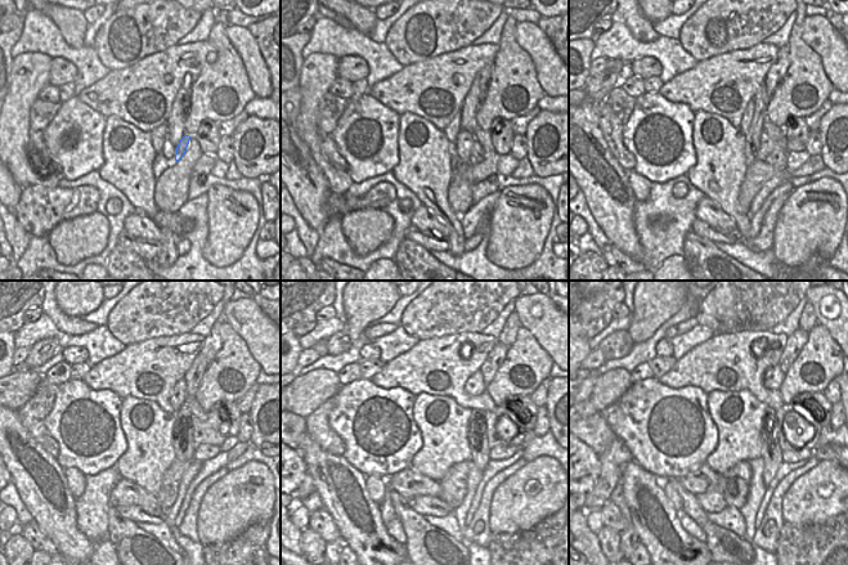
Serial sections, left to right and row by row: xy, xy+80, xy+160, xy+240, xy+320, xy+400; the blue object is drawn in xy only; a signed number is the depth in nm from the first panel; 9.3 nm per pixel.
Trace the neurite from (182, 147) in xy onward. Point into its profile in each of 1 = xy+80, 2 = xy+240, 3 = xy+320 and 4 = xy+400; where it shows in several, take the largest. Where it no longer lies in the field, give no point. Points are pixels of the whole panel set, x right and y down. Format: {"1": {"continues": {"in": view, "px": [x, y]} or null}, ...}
{"1": {"continues": {"in": "xy+80", "px": [478, 155]}}, "2": {"continues": {"in": "xy+240", "px": [203, 452]}}, "3": {"continues": {"in": "xy+320", "px": [496, 453]}}, "4": {"continues": {"in": "xy+400", "px": [799, 454]}}}

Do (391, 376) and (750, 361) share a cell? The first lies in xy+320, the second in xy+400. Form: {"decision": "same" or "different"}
{"decision": "same"}

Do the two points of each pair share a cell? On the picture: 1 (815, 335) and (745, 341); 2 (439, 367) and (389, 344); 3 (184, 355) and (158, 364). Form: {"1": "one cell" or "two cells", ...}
{"1": "two cells", "2": "two cells", "3": "one cell"}

